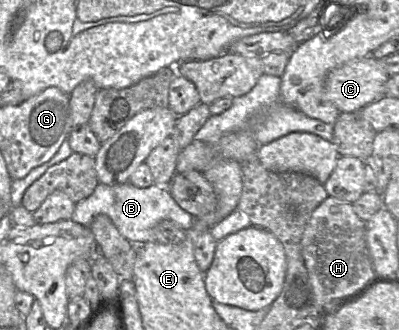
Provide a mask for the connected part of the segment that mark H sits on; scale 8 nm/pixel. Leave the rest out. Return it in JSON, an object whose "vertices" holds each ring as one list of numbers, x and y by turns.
{"vertices":[[330,196,312,212,300,250,312,286,315,312,330,300,354,292,375,275,366,244,366,222,355,214,351,203]]}

